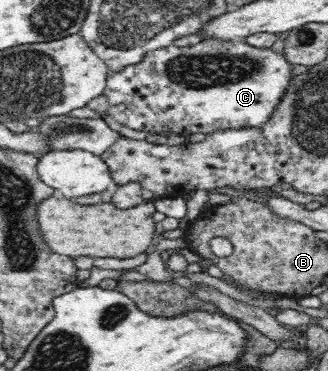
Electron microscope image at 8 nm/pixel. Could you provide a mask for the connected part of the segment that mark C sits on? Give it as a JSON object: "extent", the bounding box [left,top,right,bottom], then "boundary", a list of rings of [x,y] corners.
{"extent":[103,39,292,136],"boundary":[[[206,39],[200,41],[191,46],[176,47],[175,45],[166,46],[166,48],[160,48],[152,50],[142,56],[140,62],[136,64],[128,64],[124,66],[122,70],[112,70],[108,68],[106,72],[106,84],[103,90],[103,94],[109,100],[109,108],[106,114],[111,116],[116,122],[132,128],[132,130],[147,130],[148,132],[173,132],[173,134],[179,134],[188,136],[190,134],[196,134],[196,132],[202,132],[204,134],[210,134],[216,130],[226,128],[242,128],[242,126],[262,126],[264,122],[270,118],[272,110],[276,108],[276,104],[280,102],[286,86],[290,84],[292,80],[292,64],[286,61],[284,53],[274,52],[270,48],[259,49],[248,45],[245,40],[227,40],[218,41],[216,39]]]}

